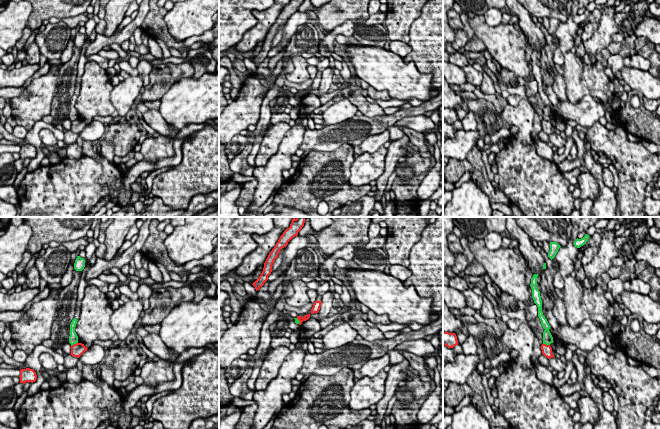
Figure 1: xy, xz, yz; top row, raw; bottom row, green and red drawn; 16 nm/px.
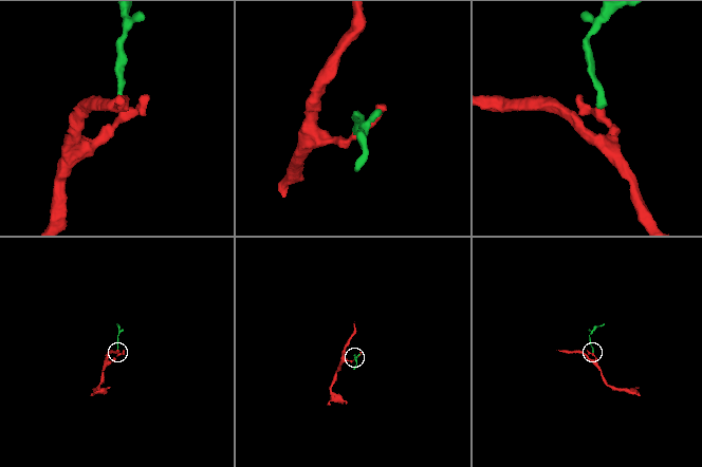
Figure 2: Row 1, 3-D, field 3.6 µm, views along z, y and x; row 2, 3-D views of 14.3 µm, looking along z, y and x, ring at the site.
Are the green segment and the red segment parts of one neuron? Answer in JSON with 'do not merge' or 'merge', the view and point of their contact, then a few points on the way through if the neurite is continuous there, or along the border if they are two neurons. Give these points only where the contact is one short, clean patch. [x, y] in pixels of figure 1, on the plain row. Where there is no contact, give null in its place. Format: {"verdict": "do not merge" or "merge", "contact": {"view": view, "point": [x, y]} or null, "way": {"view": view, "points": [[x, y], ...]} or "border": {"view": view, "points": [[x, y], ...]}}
{"verdict": "do not merge", "contact": {"view": "xy", "point": [74, 119]}, "border": {"view": "xy", "points": [[77, 118], [71, 122]]}}

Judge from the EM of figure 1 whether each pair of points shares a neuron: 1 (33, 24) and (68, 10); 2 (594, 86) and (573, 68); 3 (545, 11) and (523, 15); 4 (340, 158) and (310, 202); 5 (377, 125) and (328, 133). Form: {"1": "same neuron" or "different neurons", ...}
{"1": "same neuron", "2": "same neuron", "3": "different neurons", "4": "same neuron", "5": "same neuron"}

